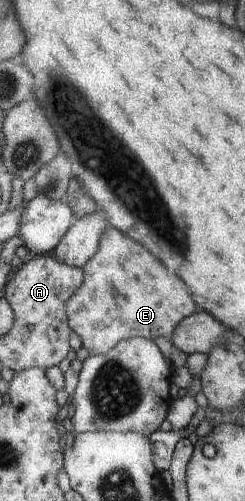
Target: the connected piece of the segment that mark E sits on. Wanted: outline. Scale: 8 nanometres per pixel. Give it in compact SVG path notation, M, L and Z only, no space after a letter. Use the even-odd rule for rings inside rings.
M109 225L100 239L96 254L81 267L84 273L83 283L66 303L69 327L79 335L82 347L90 355L104 354L127 338L157 339L165 337L171 341L176 327L185 318L199 311L194 299L191 299L185 283L169 273L145 247L137 243L124 232Z

